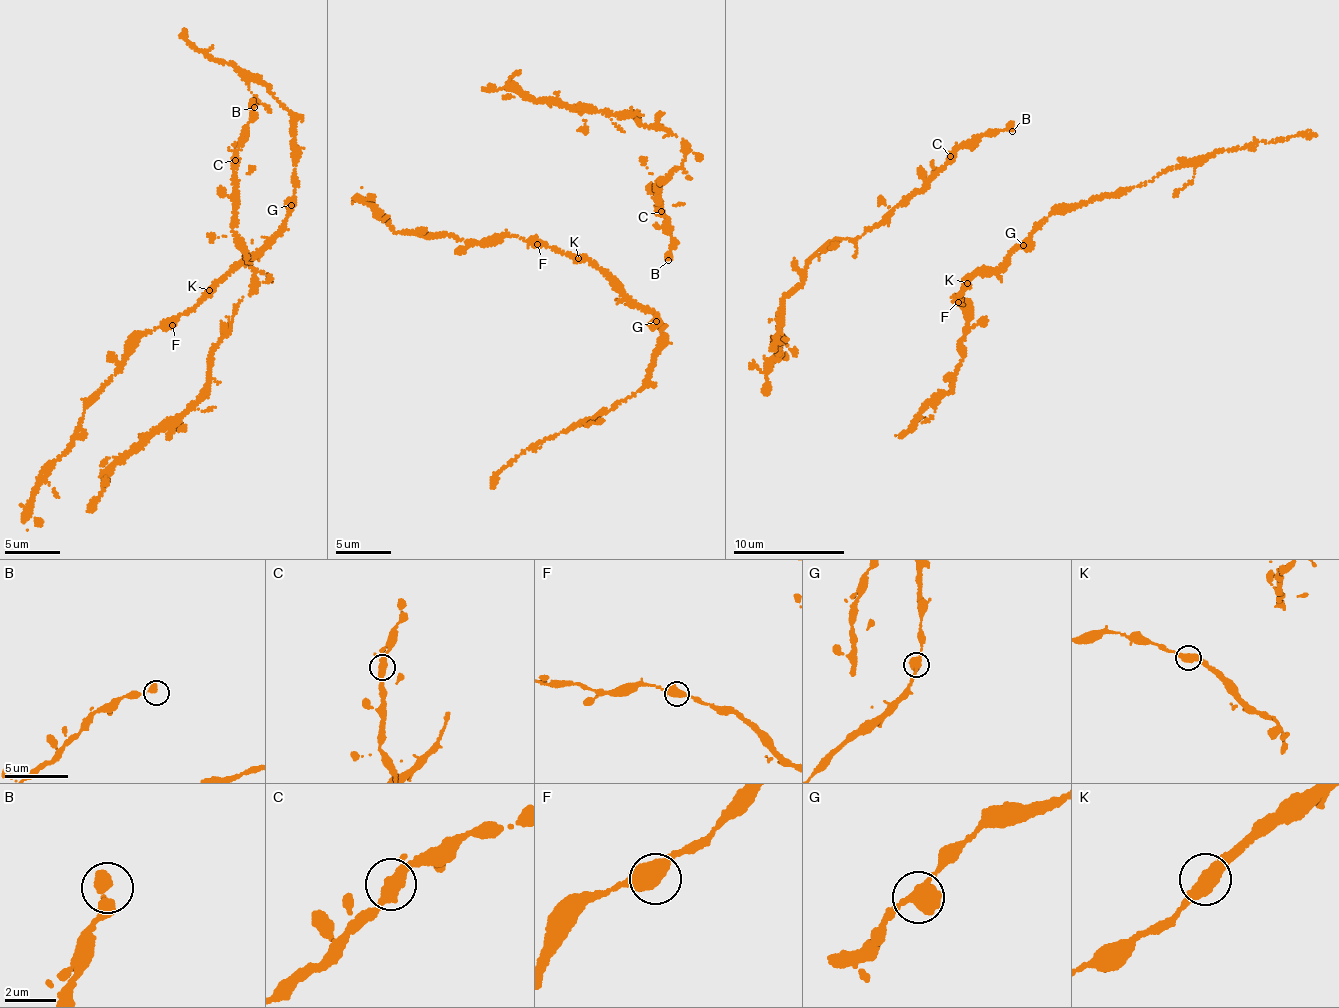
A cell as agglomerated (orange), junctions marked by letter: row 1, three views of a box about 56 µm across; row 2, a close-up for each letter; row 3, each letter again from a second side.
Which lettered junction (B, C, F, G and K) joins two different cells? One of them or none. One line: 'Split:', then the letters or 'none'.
Split: none

